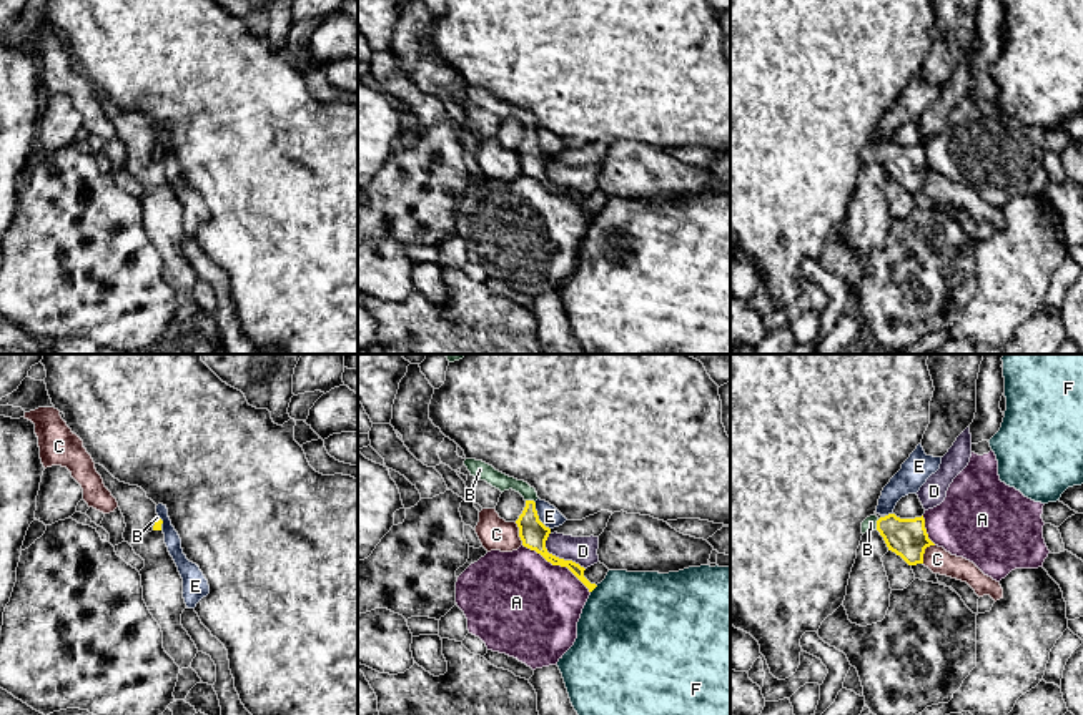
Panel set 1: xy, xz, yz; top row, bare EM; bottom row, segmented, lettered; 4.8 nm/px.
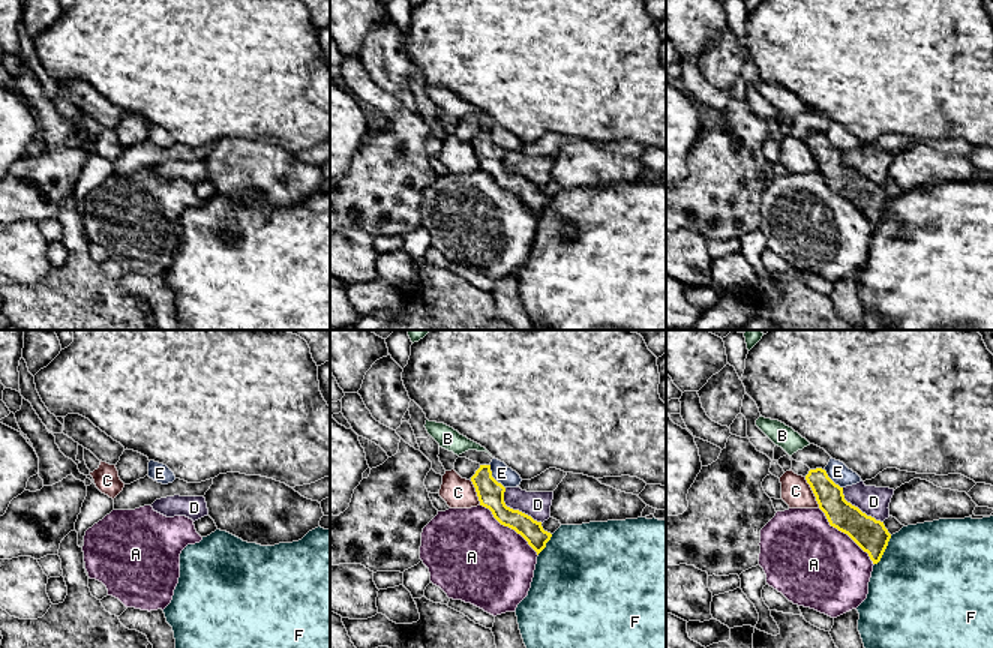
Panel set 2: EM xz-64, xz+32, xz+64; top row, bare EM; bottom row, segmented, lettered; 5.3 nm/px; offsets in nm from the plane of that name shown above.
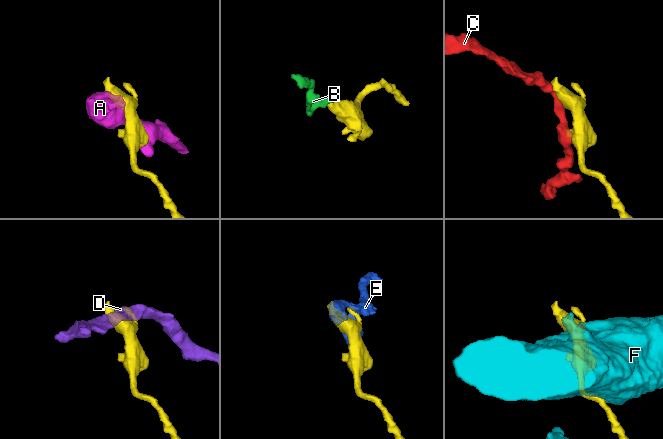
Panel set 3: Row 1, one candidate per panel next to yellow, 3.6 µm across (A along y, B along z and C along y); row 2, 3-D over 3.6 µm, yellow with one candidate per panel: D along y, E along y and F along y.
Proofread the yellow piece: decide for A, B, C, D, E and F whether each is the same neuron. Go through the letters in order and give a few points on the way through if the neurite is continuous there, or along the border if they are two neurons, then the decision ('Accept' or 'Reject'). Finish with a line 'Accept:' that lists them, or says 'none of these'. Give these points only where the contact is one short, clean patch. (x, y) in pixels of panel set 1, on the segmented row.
A: Reject
B: Path across: yz (907, 537), (889, 526), (877, 524), (870, 522). Accept
C: Reject
D: Boundary: xz (549, 532), (546, 549), (559, 557), (578, 562), (584, 569). Reject
E: Reject
F: Reject
Accept: B

